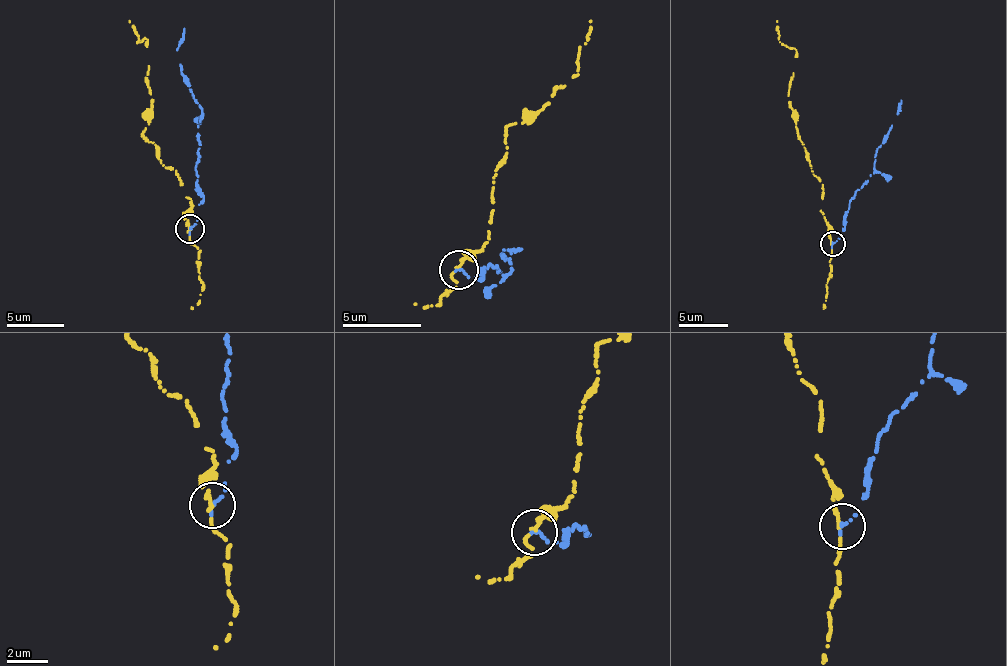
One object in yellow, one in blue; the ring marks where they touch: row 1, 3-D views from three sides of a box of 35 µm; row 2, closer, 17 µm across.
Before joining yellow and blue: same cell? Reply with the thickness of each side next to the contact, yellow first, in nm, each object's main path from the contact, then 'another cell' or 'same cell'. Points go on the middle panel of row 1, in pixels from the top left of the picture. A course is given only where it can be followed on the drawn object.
180 nm thick on the yellow side, 180 nm on the other; yellow runs (457, 267), (489, 237), (494, 211), (493, 176), (504, 163), (507, 124), (530, 116), (578, 76), (591, 22); blue runs (457, 271), (480, 280), (491, 264), (505, 276), (511, 257), (500, 254), (502, 248), (522, 250); another cell

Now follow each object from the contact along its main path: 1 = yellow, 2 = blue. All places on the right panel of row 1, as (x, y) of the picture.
1: (831, 244), (823, 213), (823, 184), (811, 167), (788, 95), (797, 52), (779, 42), (777, 21)
2: (833, 244), (844, 229), (850, 200), (875, 171), (876, 148), (889, 130), (901, 101)

